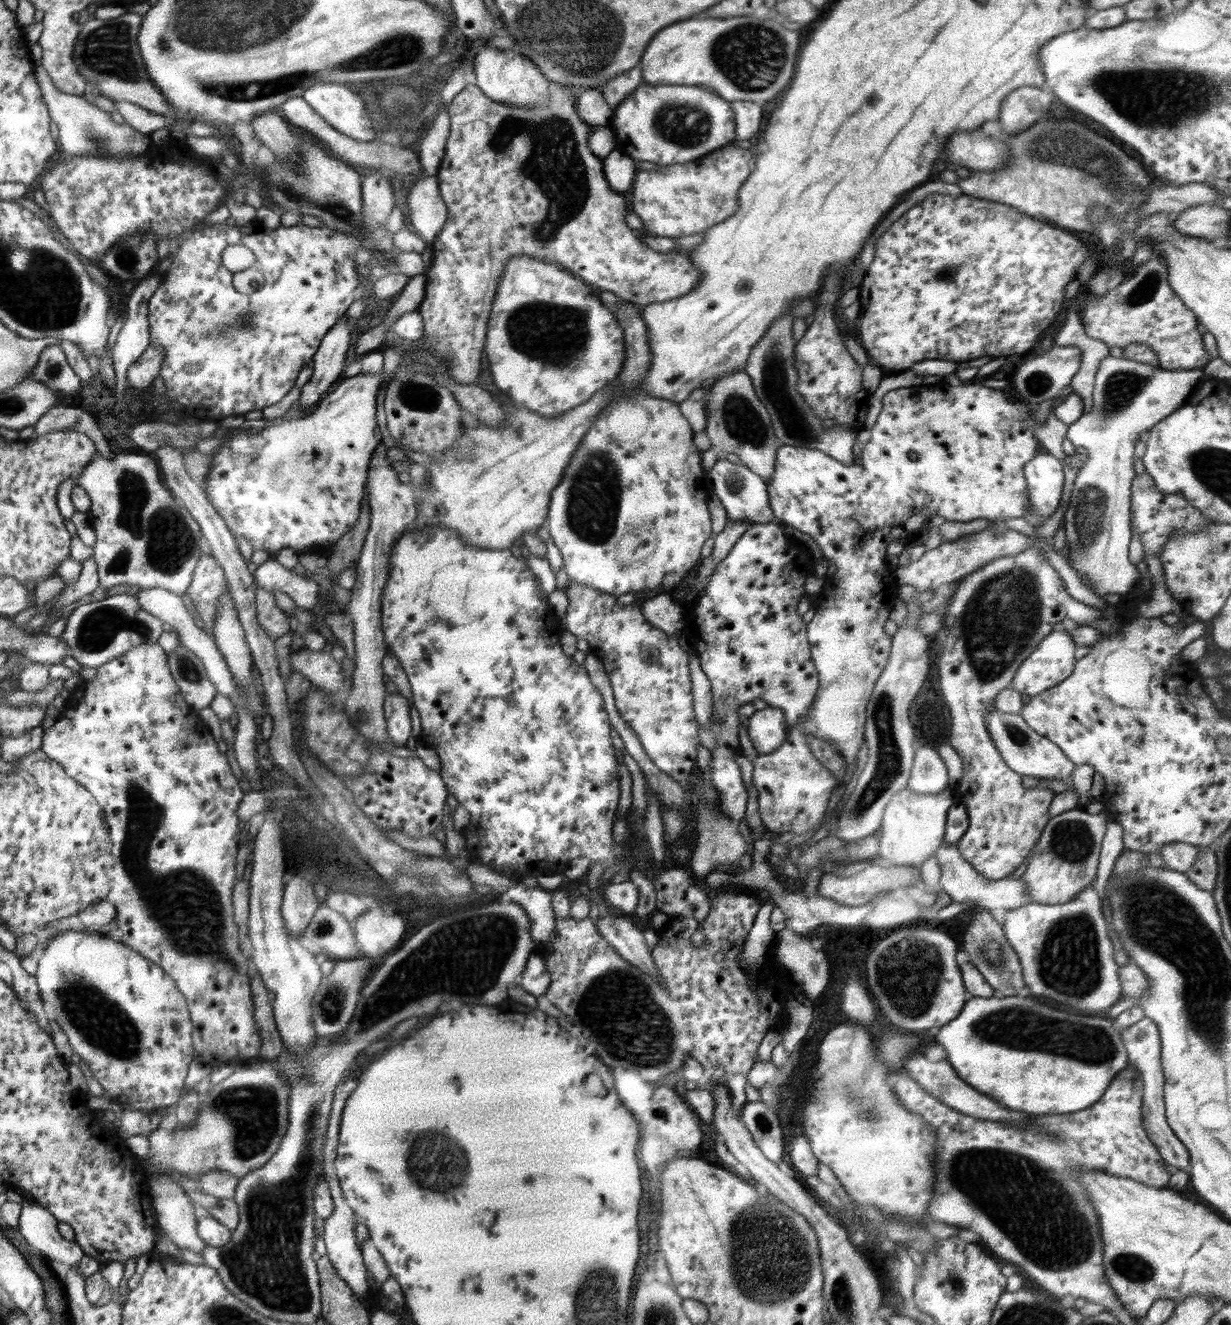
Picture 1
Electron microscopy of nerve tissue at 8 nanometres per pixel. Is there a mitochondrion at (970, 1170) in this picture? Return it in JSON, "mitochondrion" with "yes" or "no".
{"mitochondrion":"yes"}

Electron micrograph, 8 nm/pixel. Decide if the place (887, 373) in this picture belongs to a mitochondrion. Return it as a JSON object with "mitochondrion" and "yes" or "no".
{"mitochondrion":"no"}

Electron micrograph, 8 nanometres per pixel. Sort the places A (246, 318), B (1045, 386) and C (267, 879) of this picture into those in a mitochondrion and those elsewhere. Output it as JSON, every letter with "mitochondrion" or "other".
{"A":"mitochondrion","B":"mitochondrion","C":"other"}

